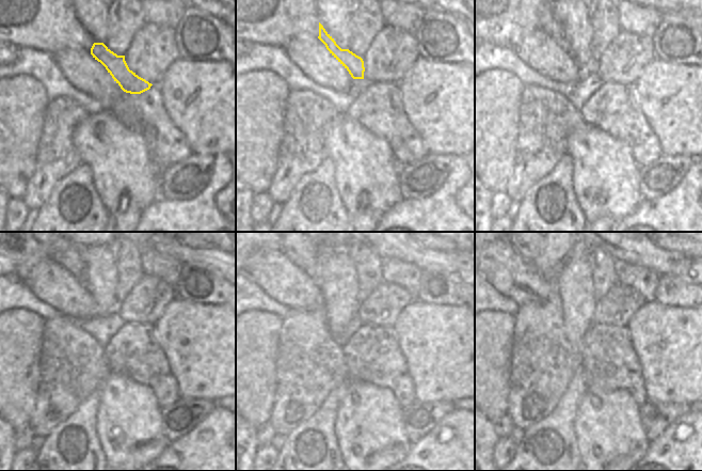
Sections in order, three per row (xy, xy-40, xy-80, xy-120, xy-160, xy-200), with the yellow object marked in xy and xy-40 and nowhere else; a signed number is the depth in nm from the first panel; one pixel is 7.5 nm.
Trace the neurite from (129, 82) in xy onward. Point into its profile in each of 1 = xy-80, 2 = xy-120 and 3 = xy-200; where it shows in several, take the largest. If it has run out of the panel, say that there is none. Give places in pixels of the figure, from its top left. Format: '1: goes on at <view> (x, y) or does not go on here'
1: goes on at xy-80 (547, 22)
2: goes on at xy-120 (65, 253)
3: goes on at xy-200 (529, 253)

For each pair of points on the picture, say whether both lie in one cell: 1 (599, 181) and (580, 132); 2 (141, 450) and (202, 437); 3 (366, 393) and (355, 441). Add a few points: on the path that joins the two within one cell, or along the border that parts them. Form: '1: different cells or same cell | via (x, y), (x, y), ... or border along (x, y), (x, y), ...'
1: same cell | via (599, 169), (599, 158), (589, 144)
2: different cells | border along (170, 442), (153, 459)
3: same cell | via (366, 405), (366, 429)

